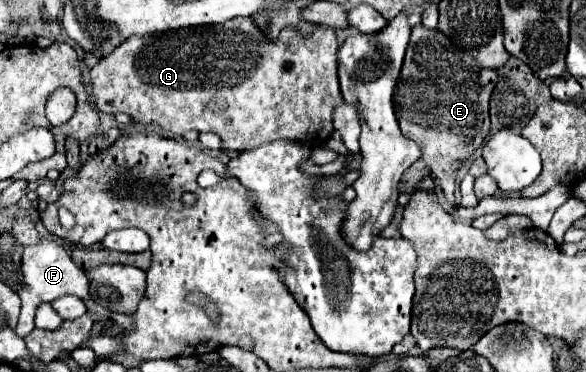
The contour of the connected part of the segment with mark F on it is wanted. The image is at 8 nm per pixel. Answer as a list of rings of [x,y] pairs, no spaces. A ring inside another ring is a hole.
[[[43,238],[41,242],[27,246],[23,250],[23,258],[21,258],[21,288],[19,288],[19,298],[23,302],[23,318],[19,318],[17,324],[17,336],[27,336],[33,328],[35,328],[35,310],[39,308],[39,304],[43,302],[53,302],[55,298],[61,298],[65,294],[73,294],[79,298],[89,298],[89,278],[87,274],[73,264],[73,260],[69,258],[69,254],[65,252],[61,242],[55,240],[47,240]]]

